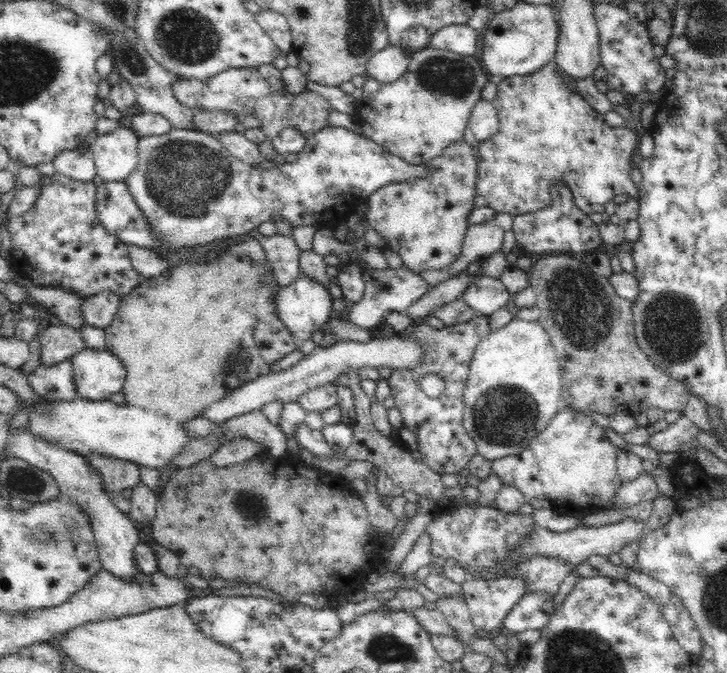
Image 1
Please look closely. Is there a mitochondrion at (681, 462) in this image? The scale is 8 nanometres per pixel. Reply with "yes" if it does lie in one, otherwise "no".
no

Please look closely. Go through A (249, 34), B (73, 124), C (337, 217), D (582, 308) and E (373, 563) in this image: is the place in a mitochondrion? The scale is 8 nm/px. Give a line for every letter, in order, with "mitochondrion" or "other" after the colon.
A: other
B: other
C: other
D: mitochondrion
E: other

